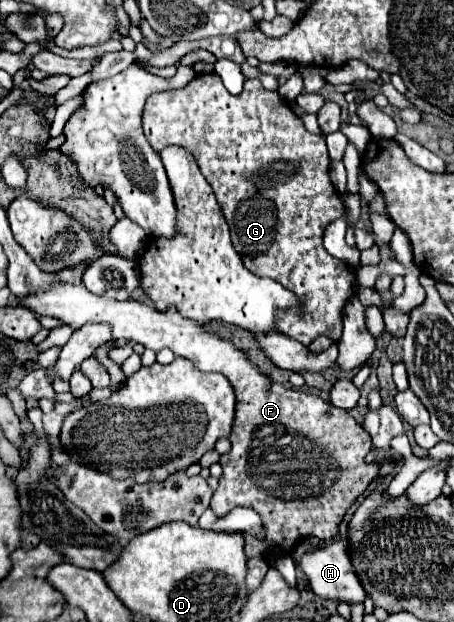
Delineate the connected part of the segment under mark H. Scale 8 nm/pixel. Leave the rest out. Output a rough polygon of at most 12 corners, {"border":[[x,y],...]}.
{"border":[[346,539],[296,545],[292,557],[318,597],[362,603]]}

